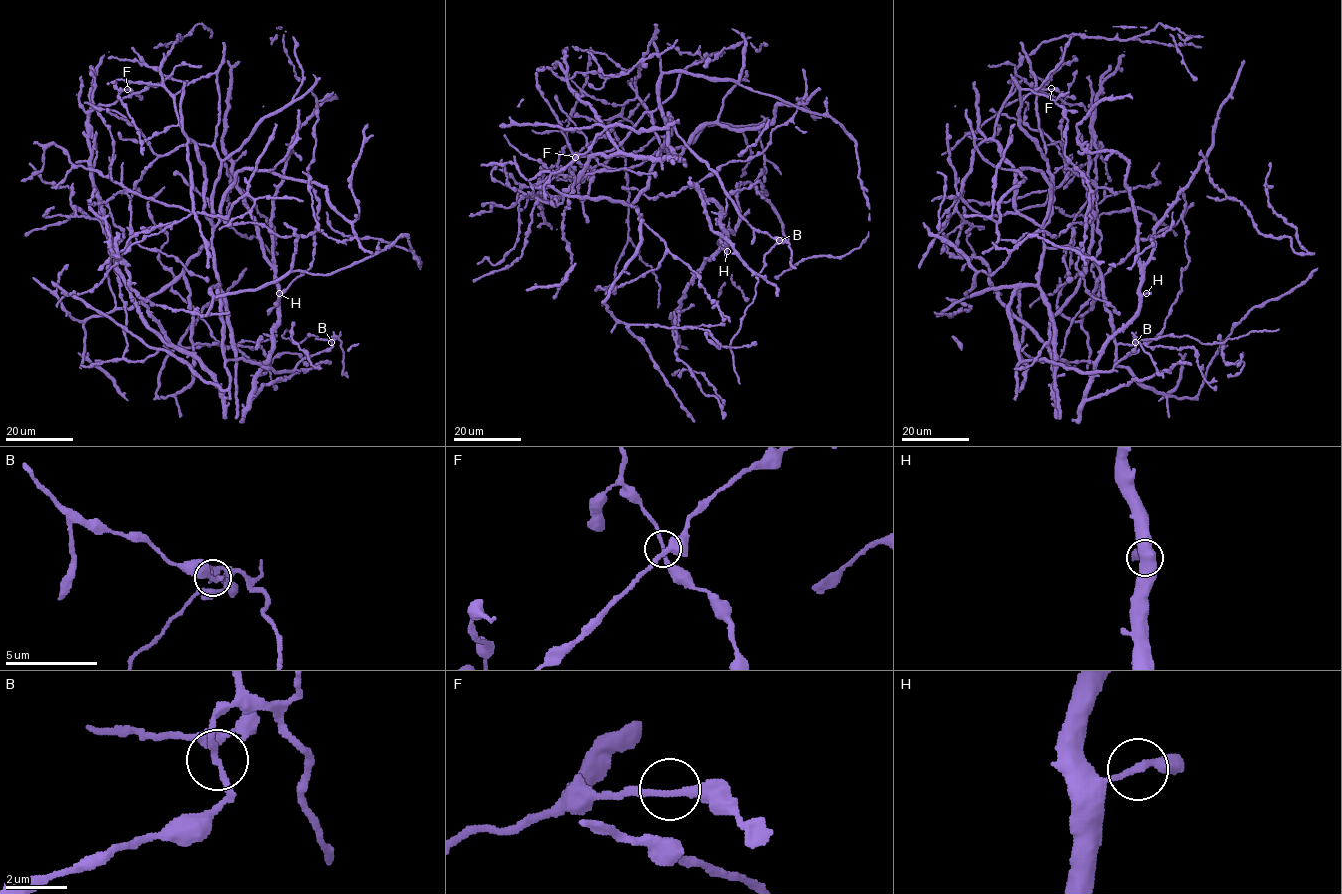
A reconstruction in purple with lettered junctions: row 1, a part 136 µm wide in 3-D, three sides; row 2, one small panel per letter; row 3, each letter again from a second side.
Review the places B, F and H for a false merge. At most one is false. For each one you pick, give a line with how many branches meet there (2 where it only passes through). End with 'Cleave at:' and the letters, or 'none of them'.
B: 2
Cleave at: B

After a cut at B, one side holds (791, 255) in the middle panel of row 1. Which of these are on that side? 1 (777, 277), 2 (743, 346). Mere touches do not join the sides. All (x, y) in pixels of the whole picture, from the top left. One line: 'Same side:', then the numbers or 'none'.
Same side: none

